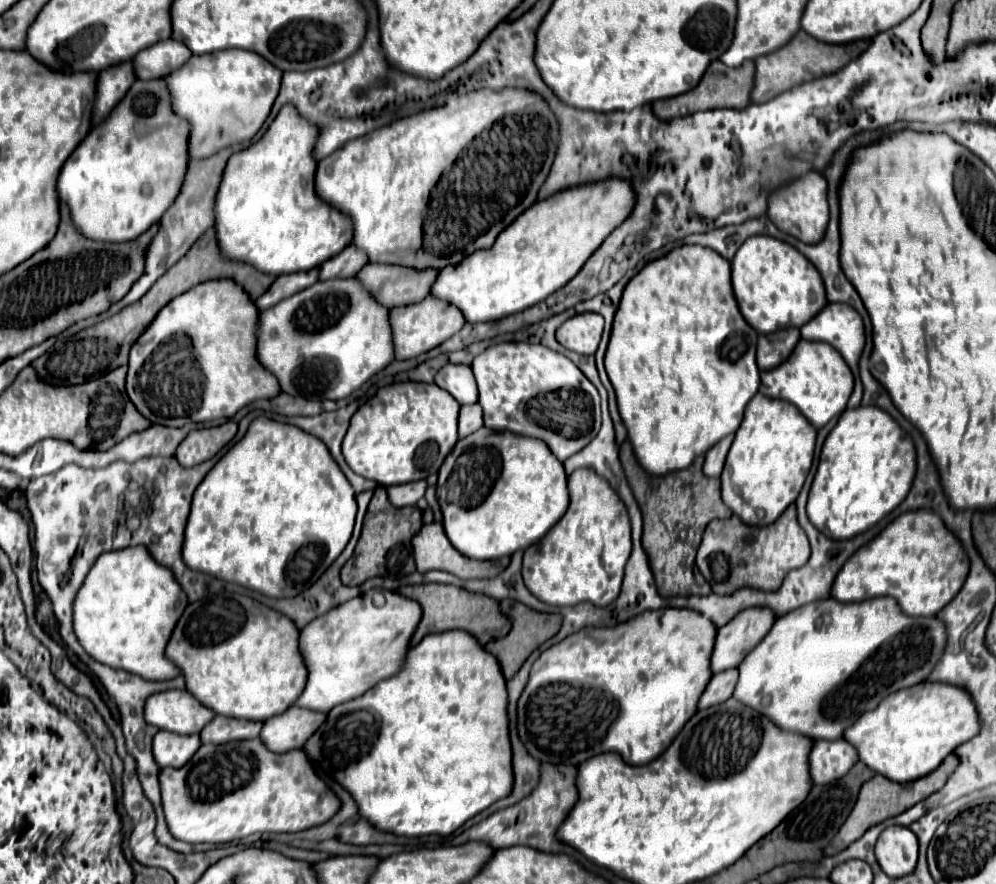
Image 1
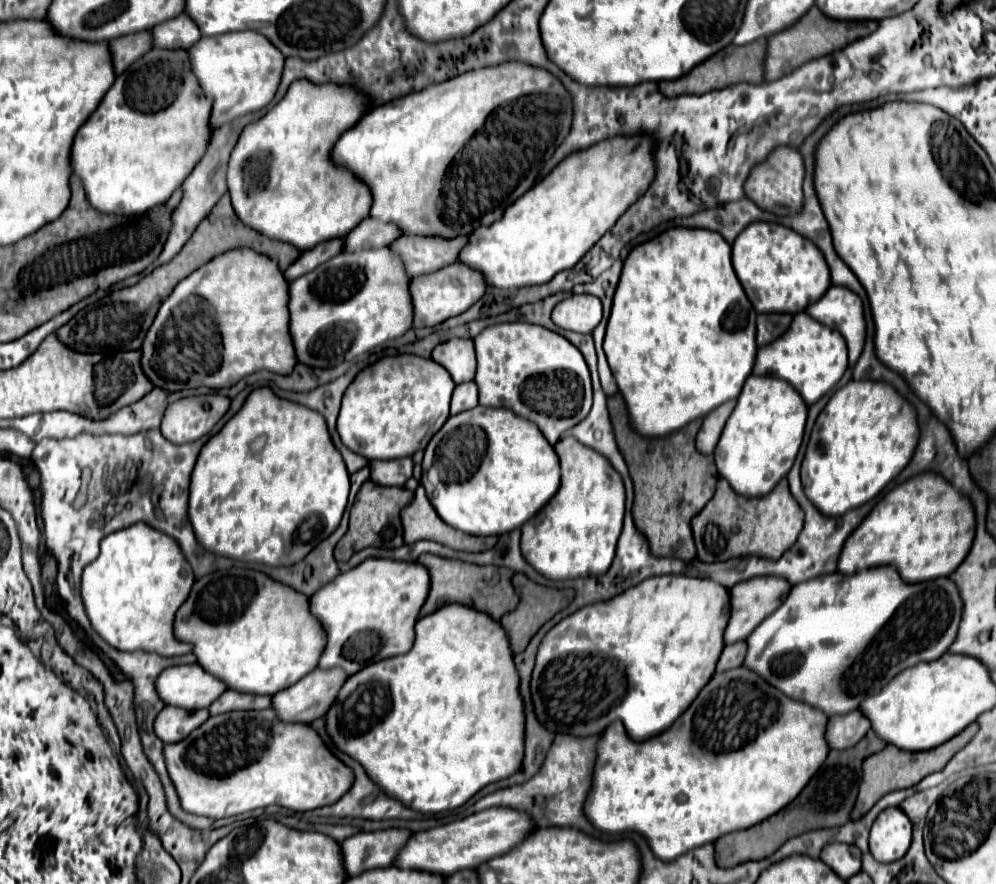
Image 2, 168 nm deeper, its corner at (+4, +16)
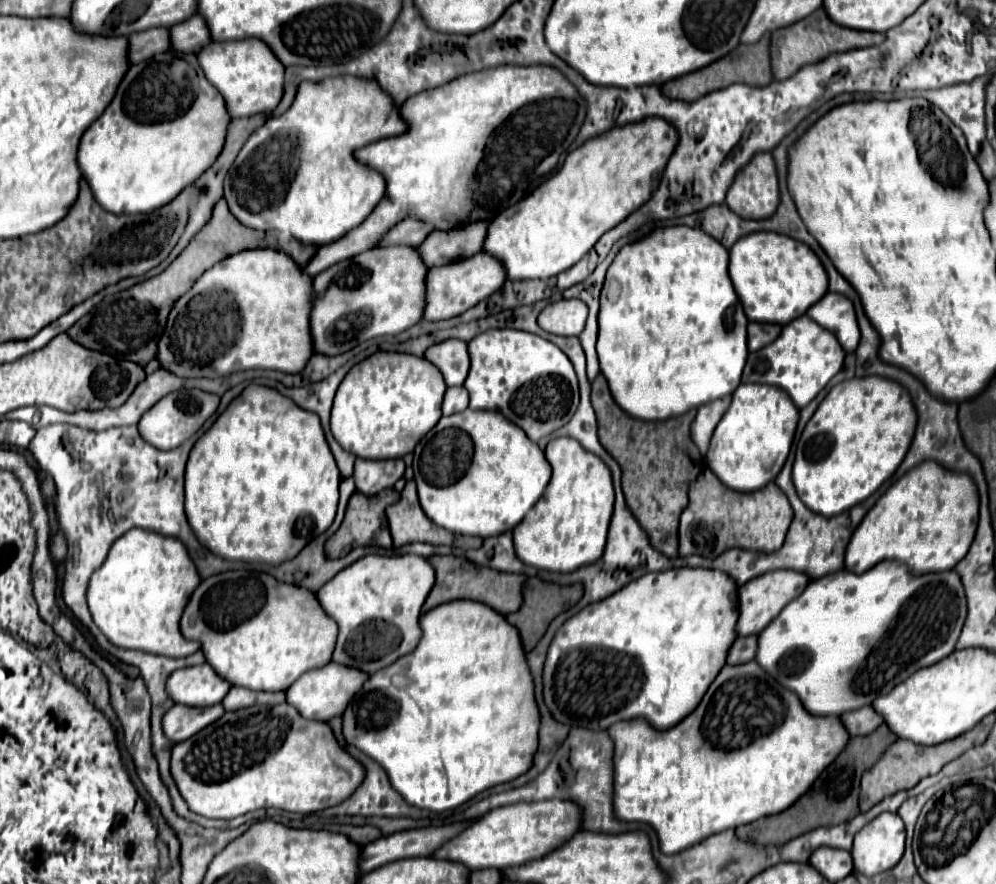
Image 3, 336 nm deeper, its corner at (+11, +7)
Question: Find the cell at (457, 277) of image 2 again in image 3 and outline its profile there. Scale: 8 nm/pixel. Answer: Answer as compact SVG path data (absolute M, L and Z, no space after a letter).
M479 251L475 257L467 257L463 261L453 261L451 265L441 265L435 269L429 269L427 275L427 307L423 319L427 321L441 321L451 319L455 315L461 315L463 311L471 309L479 301L487 299L491 293L503 287L507 281L507 271L495 257L487 257L487 253Z

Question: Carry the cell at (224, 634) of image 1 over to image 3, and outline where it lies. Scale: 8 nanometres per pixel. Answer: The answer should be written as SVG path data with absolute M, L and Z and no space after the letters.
M225 571L203 579L195 589L181 617L181 633L203 645L207 663L229 683L253 691L285 691L305 671L323 667L331 661L331 649L335 649L339 629L335 621L323 613L313 591L281 583L265 571Z

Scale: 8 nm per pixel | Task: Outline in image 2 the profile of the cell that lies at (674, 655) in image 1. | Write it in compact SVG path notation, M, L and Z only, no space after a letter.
M674 574L648 578L614 600L596 602L566 616L542 638L536 654L530 694L540 724L550 732L558 732L560 712L560 734L570 736L602 734L614 720L620 720L636 742L664 732L712 678L716 660L724 648L722 632L728 616L728 590L712 580Z

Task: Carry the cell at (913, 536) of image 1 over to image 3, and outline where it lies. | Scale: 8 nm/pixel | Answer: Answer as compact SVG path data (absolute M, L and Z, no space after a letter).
M923 461L909 469L901 479L897 479L885 495L869 509L863 517L861 525L853 533L847 555L845 555L845 569L853 573L863 573L885 559L895 559L905 563L915 575L935 573L953 569L969 551L969 545L977 531L979 519L979 493L973 477L969 473L949 471L941 467L937 461Z

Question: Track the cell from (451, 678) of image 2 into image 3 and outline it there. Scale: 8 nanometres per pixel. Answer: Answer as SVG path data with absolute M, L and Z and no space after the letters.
M467 599L449 601L449 603L443 603L435 609L431 609L429 613L423 613L421 629L423 629L423 637L421 637L419 645L415 647L415 651L409 655L403 655L387 669L373 673L371 679L363 685L363 689L353 697L353 701L349 703L349 707L343 713L343 733L345 733L345 741L349 745L355 745L357 749L361 749L369 757L373 757L387 771L391 785L403 795L403 799L407 803L421 807L421 809L431 809L431 811L441 813L441 811L459 807L467 799L473 799L477 793L481 793L493 785L513 781L519 775L527 773L527 769L531 767L531 761L535 757L535 749L539 747L541 715L539 715L539 707L535 701L533 675L527 665L527 655L525 655L525 649L521 643L521 635L519 635L517 627L509 625L509 621L501 613L495 613L495 609L491 609L489 605L483 605L479 601L467 601Z

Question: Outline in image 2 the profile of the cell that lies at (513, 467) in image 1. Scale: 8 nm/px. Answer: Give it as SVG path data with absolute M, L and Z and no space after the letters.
M476 406L450 416L442 430L434 436L434 442L434 468L438 470L440 482L430 486L430 502L434 504L438 516L446 520L446 524L462 532L470 532L470 536L498 536L522 528L522 524L536 516L536 512L560 488L560 462L554 448L548 444L536 424L514 416L514 412L506 408Z

